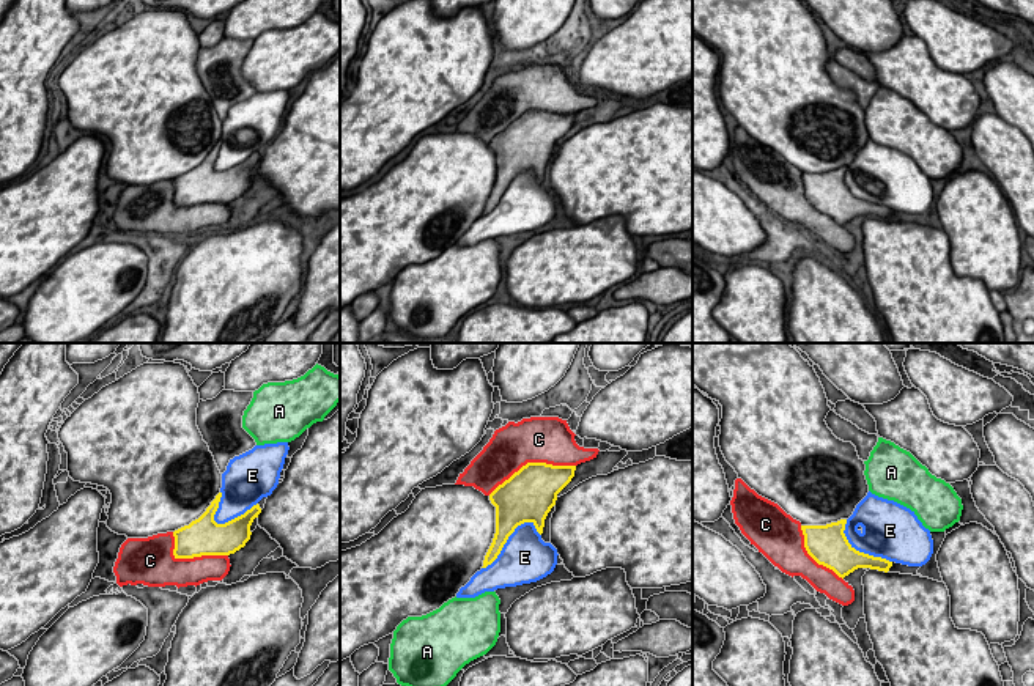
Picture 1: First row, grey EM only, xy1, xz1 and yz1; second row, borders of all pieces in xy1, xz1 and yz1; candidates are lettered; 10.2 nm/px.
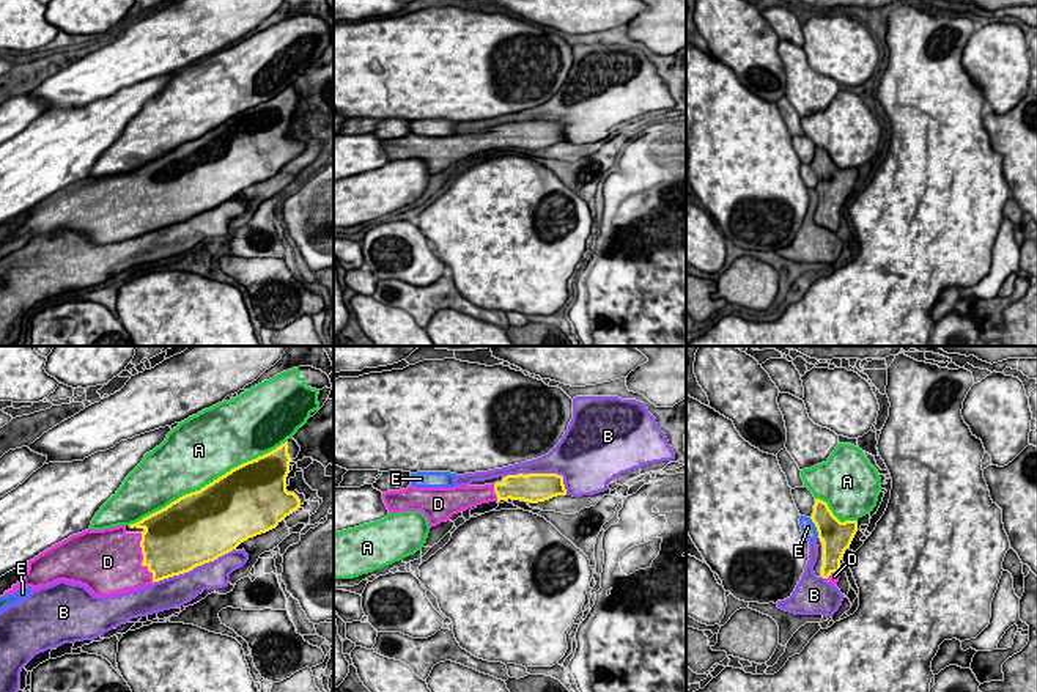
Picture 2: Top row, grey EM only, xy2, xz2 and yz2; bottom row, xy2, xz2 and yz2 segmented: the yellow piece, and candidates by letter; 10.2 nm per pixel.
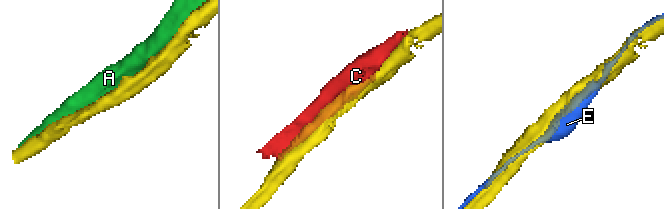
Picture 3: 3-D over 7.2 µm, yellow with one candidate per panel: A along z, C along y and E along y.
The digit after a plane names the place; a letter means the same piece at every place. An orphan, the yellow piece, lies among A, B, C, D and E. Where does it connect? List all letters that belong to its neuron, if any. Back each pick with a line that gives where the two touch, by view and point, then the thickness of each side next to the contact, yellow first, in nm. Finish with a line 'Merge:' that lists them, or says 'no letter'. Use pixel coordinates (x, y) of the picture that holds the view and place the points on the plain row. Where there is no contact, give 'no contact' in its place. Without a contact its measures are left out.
D: contact xy2 (143, 206); calibres 500 and 460 nm
Merge: D

